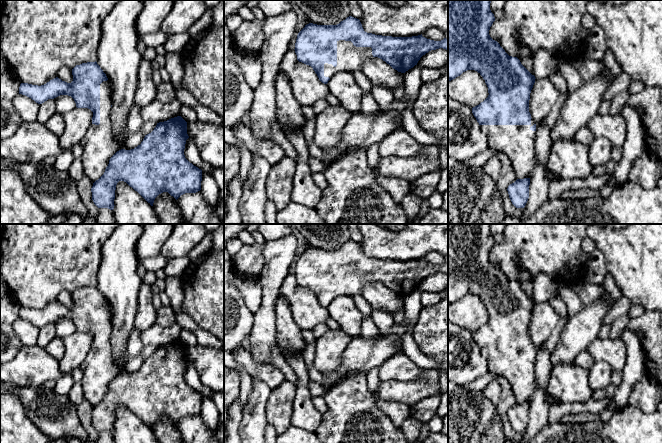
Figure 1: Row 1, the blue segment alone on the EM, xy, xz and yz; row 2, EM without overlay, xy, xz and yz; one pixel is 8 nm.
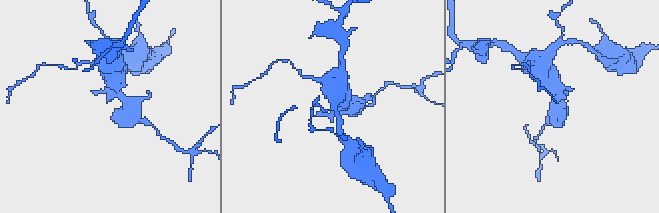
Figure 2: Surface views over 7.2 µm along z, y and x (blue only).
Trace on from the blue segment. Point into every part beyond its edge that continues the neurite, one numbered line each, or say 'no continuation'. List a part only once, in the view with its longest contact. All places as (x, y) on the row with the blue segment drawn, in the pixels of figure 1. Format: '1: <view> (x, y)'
1: xz (350, 58)

